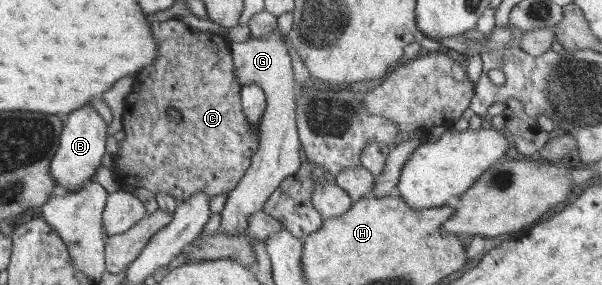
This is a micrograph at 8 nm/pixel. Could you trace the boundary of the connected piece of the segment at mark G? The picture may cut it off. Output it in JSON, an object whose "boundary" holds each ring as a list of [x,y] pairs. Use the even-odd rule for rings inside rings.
{"boundary":[[[273,30],[264,37],[252,37],[245,42],[232,43],[232,54],[236,73],[238,73],[239,81],[245,85],[252,83],[261,86],[267,94],[267,108],[261,116],[259,122],[259,148],[251,158],[251,166],[240,179],[234,190],[227,193],[227,201],[220,215],[219,232],[232,235],[245,234],[244,230],[248,228],[248,221],[252,214],[259,213],[267,204],[268,197],[275,192],[276,189],[284,182],[284,179],[291,177],[298,172],[300,168],[300,140],[296,134],[296,117],[297,117],[297,94],[294,94],[294,76],[292,76],[292,58],[286,50],[286,44],[280,36],[280,32]]]}

